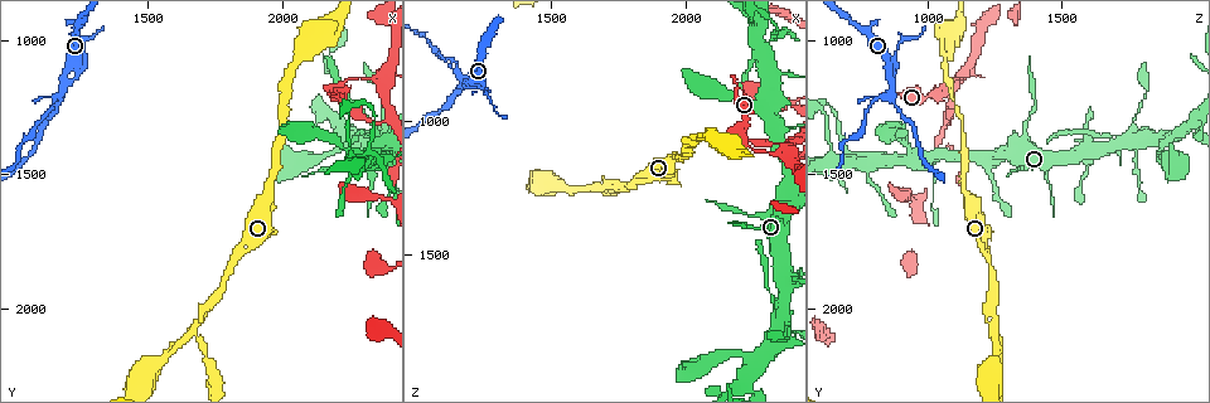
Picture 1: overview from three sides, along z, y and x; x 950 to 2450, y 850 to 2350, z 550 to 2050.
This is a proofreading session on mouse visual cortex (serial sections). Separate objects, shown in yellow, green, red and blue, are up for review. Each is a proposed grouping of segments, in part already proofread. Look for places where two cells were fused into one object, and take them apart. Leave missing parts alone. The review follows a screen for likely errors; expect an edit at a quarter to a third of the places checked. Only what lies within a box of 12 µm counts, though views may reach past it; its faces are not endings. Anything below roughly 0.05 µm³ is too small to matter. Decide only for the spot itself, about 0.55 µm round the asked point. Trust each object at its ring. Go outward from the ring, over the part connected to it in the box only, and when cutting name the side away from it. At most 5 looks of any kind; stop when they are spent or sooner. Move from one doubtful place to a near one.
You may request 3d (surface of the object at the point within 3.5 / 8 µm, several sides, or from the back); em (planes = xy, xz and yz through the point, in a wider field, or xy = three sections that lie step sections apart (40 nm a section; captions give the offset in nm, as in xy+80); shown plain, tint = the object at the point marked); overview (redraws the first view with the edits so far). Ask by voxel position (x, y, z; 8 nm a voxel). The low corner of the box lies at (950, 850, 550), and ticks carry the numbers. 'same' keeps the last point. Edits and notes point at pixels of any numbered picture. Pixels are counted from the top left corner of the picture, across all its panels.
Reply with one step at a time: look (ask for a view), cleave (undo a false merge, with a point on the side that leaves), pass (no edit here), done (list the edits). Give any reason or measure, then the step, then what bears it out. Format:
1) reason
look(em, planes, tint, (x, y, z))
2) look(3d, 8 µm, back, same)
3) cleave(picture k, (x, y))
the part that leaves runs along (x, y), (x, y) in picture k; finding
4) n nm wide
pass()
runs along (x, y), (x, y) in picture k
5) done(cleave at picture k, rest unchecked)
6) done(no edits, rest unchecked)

a fork
look(3d, 3.5 µm, (1670, 2090, 1260))

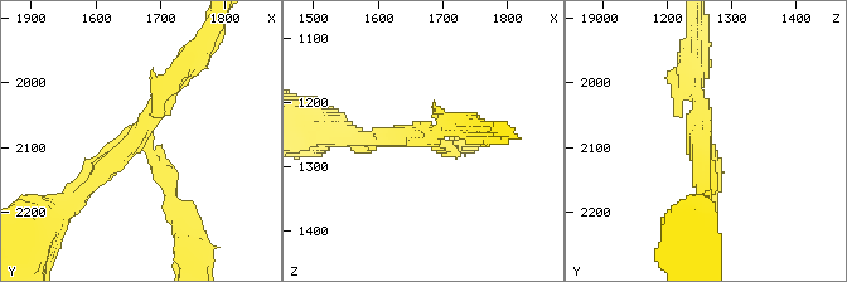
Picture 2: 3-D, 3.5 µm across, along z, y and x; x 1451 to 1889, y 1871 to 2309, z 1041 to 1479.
look(em, planes, tint, (1665, 2090, 1250))

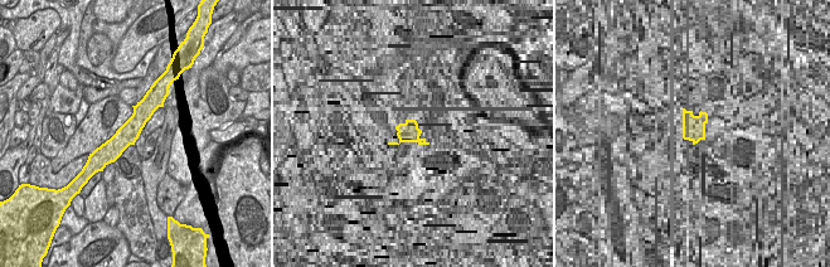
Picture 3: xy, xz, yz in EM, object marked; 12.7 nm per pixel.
3 arms; arms of 200, 200, 200 nm
cleave(picture 2, (165, 184))
the part that leaves runs along (146, 151), (165, 171), (189, 256) in picture 2; two cells meet here

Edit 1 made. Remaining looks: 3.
small branch off a trunk
look(3d, 3.5 µm, (2360, 1380, 1760))

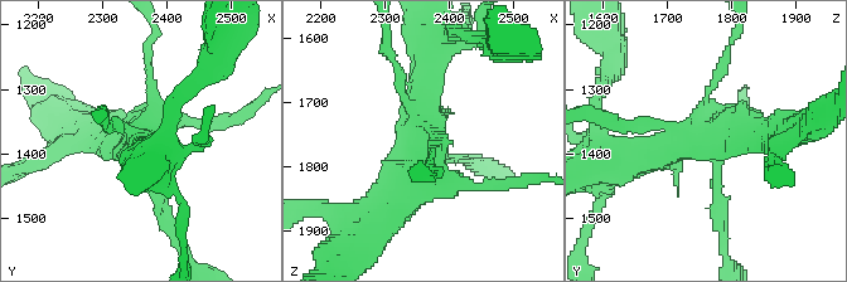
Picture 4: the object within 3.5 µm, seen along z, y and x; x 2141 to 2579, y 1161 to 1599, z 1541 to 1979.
look(em, planes, tint, (2360, 1375, 1765))

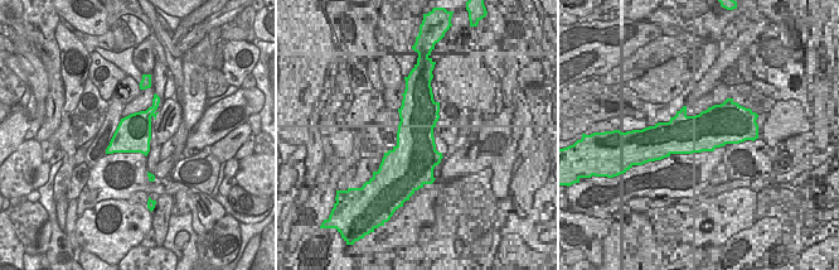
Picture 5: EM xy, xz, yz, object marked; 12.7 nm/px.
pass()
runs along (429, 62), (425, 171), (390, 213) in picture 4; one cell here

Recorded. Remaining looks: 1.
done(cleave at picture 2, rest unchecked)

